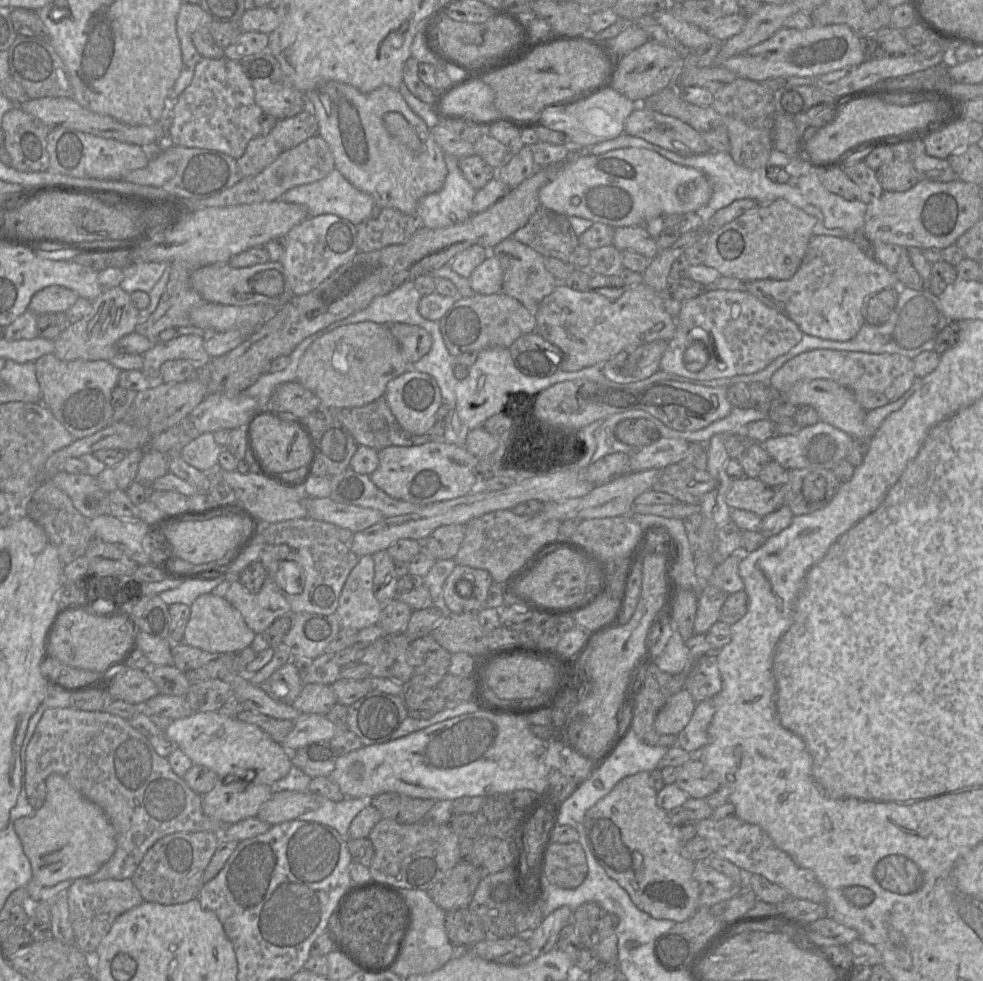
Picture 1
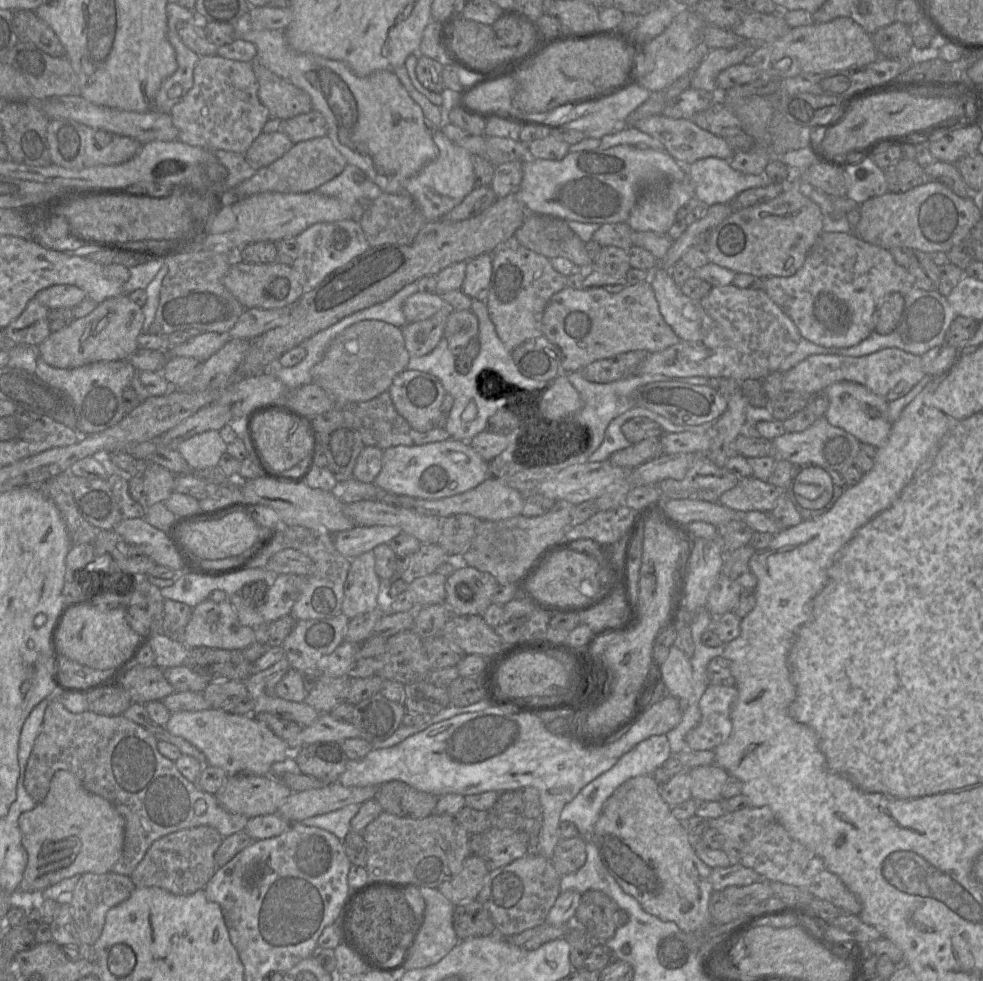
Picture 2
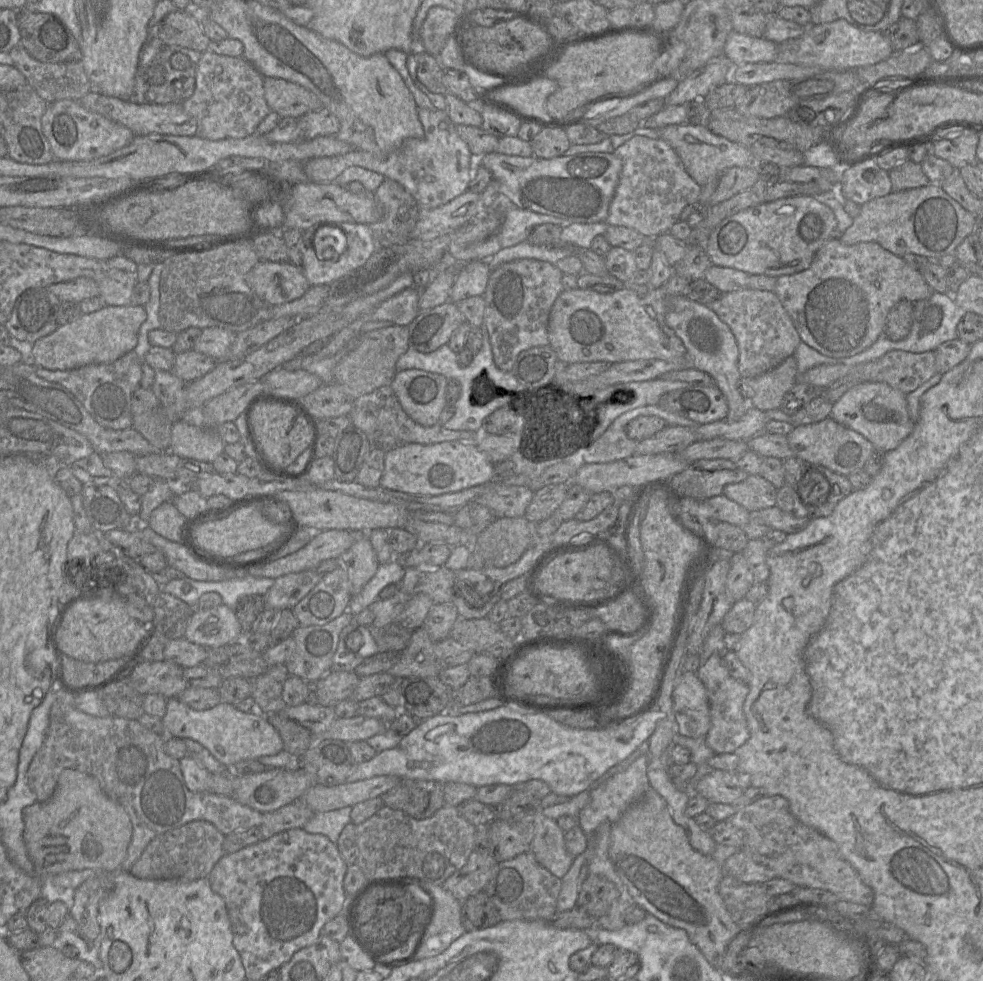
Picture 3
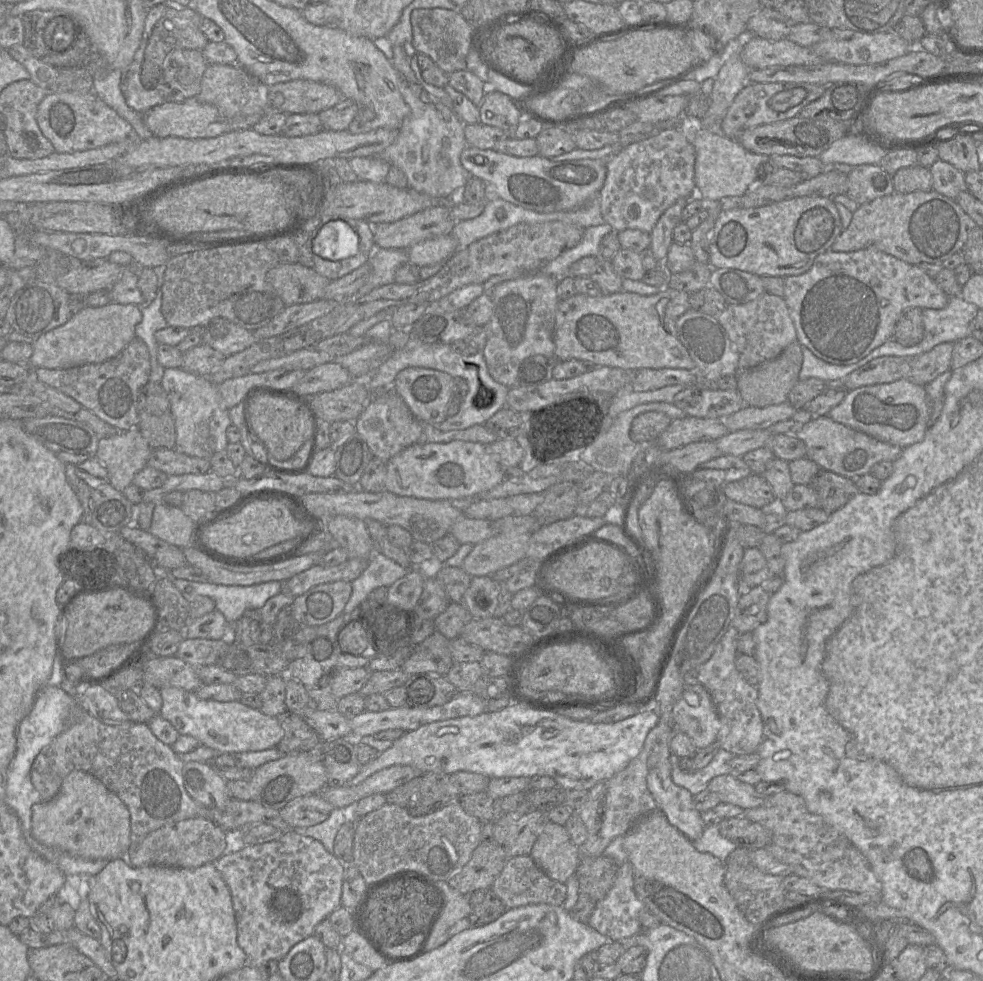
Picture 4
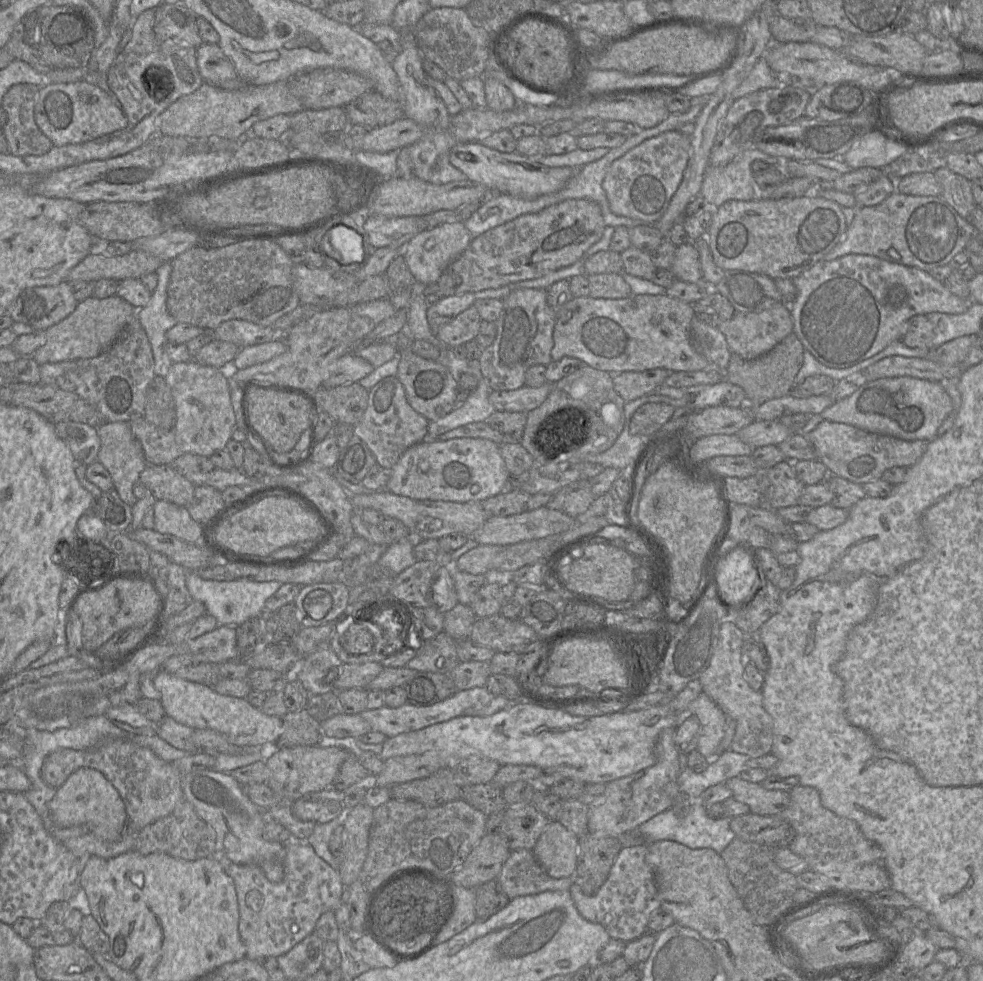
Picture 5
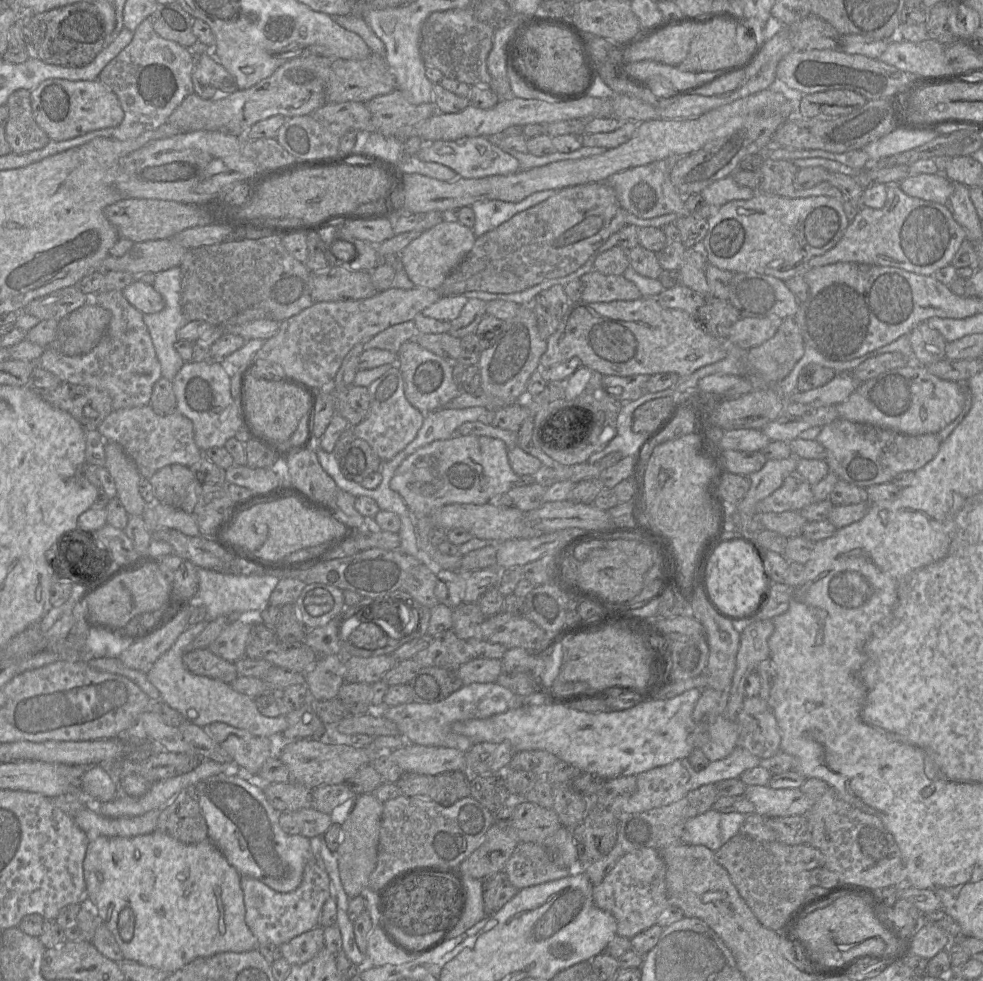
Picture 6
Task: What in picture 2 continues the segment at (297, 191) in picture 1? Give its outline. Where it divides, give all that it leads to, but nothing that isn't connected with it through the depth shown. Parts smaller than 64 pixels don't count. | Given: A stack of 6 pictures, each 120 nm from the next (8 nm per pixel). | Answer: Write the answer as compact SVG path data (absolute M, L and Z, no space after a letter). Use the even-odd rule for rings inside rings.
M347 164L339 175L315 191L325 196L338 198L350 205L357 204L358 200L364 197L373 201L382 193L360 168L350 164Z

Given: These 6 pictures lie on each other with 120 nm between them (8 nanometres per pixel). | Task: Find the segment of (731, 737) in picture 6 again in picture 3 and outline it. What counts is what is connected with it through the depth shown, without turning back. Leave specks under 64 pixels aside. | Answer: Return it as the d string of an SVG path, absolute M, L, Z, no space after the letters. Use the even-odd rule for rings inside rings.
M684 672L673 691L678 733L692 738L705 737L711 727L707 690L695 672Z

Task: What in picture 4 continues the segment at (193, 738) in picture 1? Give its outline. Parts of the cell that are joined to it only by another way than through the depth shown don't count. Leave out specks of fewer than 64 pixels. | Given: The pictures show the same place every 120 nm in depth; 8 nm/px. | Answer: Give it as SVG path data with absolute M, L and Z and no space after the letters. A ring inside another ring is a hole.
M178 687L159 689L163 703L159 715L170 722L180 735L196 738L200 745L220 754L240 754L277 747L283 737L283 729L277 717L270 717L252 709L240 701L218 702L202 700L194 691Z

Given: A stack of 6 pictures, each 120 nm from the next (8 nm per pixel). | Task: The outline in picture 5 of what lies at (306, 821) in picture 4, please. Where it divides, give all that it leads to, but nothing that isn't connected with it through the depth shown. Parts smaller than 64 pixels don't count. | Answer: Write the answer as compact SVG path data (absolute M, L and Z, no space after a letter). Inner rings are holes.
M327 788L306 794L292 803L291 810L302 821L330 822L344 812L344 792Z

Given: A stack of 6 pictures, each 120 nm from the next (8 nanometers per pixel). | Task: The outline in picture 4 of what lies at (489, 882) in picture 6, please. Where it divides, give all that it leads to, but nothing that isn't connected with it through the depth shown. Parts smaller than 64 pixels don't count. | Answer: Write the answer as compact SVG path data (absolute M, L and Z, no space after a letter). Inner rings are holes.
M491 888L480 889L468 895L471 926L483 926L498 919L506 906Z

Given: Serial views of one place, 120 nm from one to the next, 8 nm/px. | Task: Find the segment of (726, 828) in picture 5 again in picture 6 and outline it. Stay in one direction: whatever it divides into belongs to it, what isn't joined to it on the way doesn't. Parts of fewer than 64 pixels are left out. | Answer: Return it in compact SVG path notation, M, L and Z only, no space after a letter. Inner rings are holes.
M710 809L690 818L681 835L681 842L690 845L704 845L717 851L724 844L721 838L721 813Z

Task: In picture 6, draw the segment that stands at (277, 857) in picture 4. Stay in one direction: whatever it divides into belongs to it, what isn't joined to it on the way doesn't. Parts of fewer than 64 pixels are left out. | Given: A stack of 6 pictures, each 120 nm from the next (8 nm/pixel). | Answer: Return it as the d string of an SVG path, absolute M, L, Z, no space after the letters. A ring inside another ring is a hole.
M317 856L306 864L302 881L292 892L276 892L261 881L248 876L241 877L241 888L246 908L245 922L257 938L258 944L273 943L277 946L319 926L322 907L326 900L333 896L330 878Z

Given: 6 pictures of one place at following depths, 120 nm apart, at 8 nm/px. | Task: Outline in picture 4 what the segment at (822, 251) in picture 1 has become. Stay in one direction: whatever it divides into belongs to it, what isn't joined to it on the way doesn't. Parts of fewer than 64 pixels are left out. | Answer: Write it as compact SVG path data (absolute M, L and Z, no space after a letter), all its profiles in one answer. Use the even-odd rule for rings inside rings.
M876 246L852 252L831 249L818 255L805 273L784 278L784 300L797 332L797 341L821 360L839 366L854 364L890 339L901 313L908 308L944 309L949 297L933 278L913 265Z

